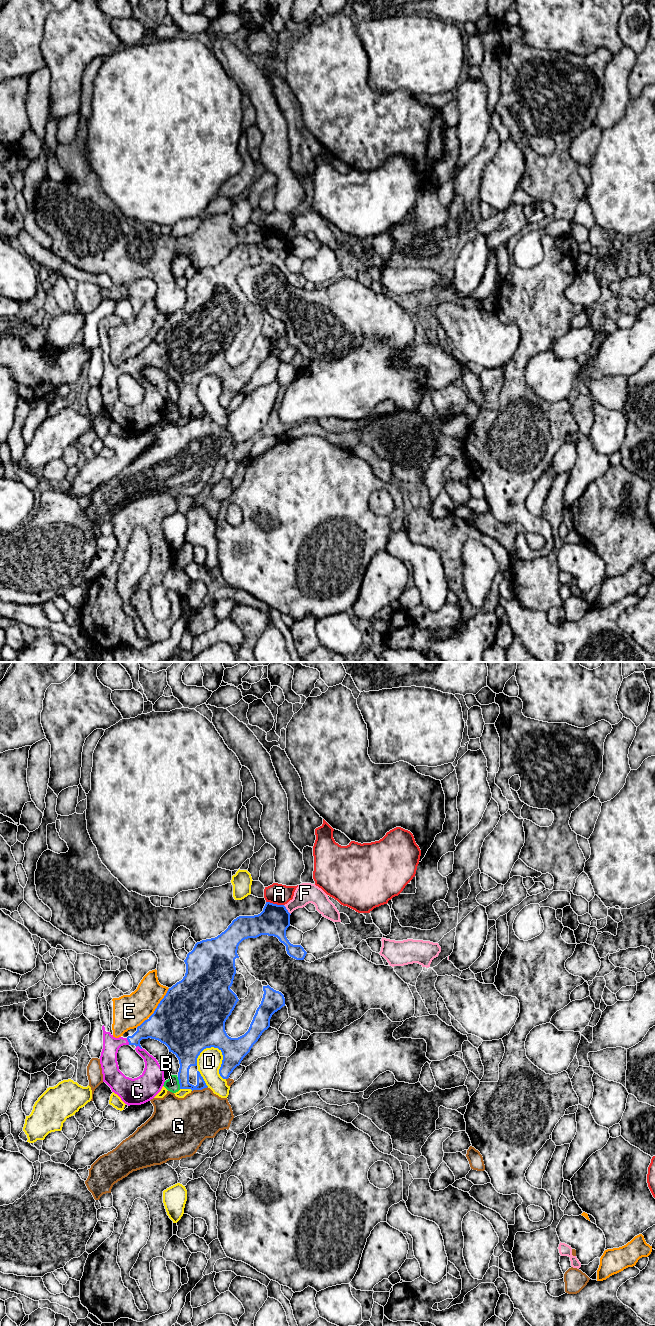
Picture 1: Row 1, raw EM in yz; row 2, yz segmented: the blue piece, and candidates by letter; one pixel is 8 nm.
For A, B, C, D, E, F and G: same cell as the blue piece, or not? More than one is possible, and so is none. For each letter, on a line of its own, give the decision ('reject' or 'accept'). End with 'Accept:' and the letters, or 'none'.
A: reject
B: reject
C: accept
D: reject
E: reject
F: reject
G: reject
Accept: C

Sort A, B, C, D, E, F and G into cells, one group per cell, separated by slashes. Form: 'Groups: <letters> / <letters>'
Groups: A / B / C / D / E / F / G

